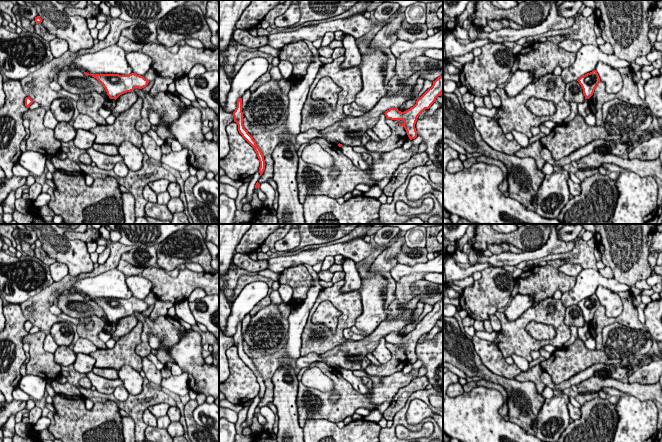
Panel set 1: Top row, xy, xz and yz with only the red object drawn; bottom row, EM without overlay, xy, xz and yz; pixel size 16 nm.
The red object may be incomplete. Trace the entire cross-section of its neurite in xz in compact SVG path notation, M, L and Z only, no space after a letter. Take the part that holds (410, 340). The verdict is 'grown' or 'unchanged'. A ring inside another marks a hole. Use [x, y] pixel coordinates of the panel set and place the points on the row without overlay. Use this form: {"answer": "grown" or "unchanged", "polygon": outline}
{"answer": "unchanged", "polygon": "M443 299L433 305L433 309L429 312L420 322L417 323L416 328L410 333L401 336L397 332L390 332L384 338L387 343L391 344L403 344L402 348L407 356L410 364L417 361L417 355L415 348L418 340L425 334L429 333L431 329L436 325L438 320L443 317Z"}

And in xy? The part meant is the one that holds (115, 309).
{"answer": "unchanged", "polygon": "M84 296L85 299L90 299L96 302L105 312L107 319L110 323L117 323L120 319L131 316L135 312L142 313L149 307L143 300L131 297L129 299L119 298L89 298Z"}

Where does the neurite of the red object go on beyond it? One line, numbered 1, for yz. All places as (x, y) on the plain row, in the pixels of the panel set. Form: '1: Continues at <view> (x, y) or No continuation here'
1: No continuation here

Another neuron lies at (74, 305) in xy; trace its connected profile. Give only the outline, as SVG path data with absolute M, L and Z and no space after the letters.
M69 289L64 291L55 303L62 313L69 317L83 319L96 315L103 321L109 322L105 312L96 302L87 300L84 296L71 292Z

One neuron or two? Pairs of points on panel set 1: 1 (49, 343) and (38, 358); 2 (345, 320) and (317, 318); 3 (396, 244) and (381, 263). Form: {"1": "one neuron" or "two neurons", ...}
{"1": "two neurons", "2": "two neurons", "3": "one neuron"}

